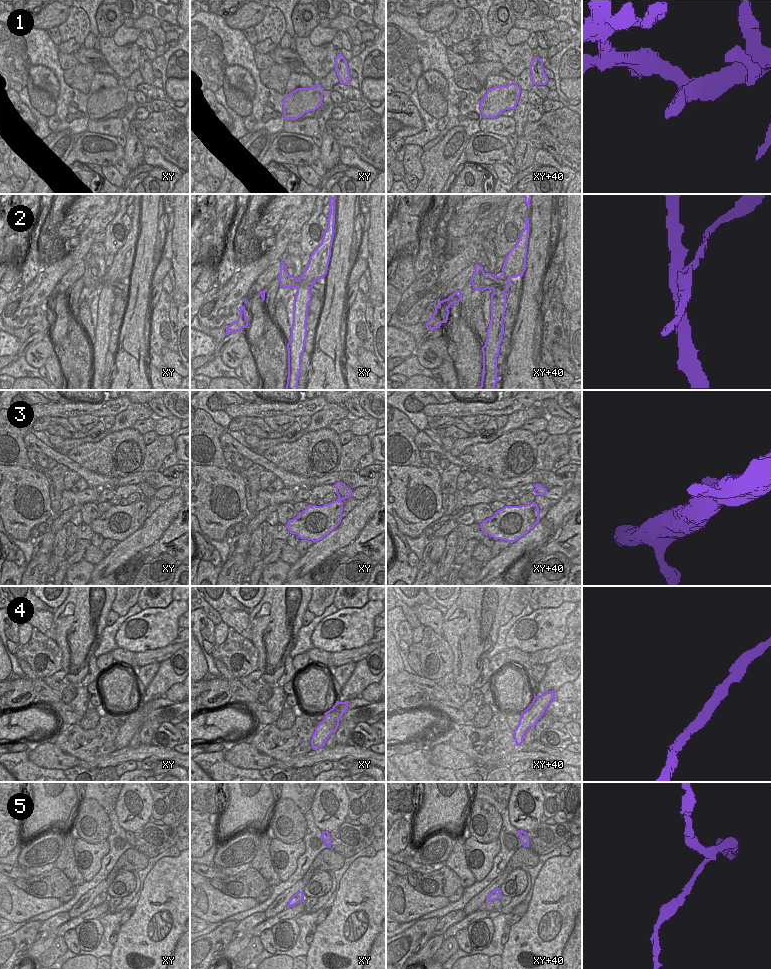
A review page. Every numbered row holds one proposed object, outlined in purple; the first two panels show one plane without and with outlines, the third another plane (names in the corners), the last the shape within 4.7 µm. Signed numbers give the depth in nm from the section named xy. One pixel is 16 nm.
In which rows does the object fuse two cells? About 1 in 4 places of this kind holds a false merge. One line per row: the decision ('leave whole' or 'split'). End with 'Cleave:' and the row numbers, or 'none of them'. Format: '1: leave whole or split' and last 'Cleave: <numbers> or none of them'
1: leave whole
2: split
3: leave whole
4: leave whole
5: leave whole
Cleave: 2

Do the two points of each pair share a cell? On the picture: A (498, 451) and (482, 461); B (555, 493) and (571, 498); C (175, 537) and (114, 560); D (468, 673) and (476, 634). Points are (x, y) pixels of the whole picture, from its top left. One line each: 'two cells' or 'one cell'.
A: one cell
B: two cells
C: two cells
D: one cell

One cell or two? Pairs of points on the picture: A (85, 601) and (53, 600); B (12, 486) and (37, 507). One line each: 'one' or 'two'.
A: two
B: one

